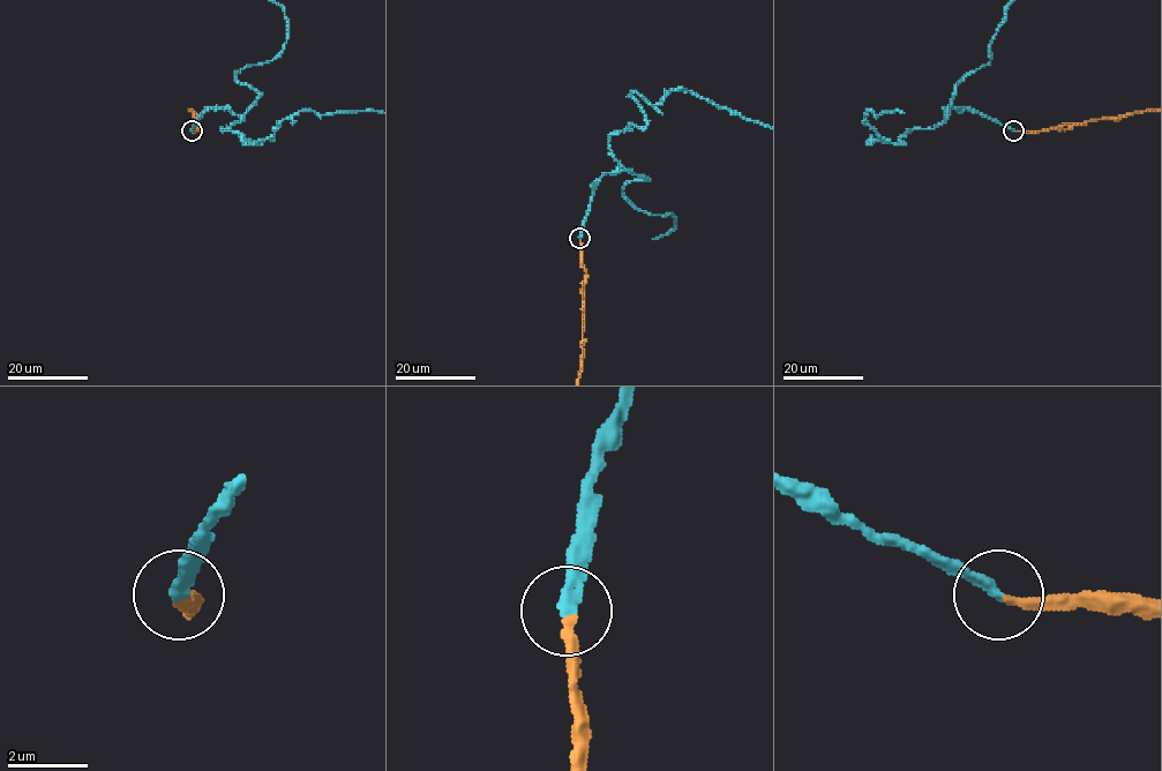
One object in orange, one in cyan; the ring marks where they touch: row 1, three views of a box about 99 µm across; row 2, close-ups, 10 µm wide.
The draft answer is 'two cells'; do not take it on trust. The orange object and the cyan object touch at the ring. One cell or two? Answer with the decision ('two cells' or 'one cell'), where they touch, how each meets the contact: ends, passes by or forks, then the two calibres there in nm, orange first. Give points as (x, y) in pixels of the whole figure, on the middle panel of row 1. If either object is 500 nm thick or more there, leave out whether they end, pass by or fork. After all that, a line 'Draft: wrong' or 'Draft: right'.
one cell | (579, 238) | orange ends | cyan ends | 240/280 nm
Draft: wrong

